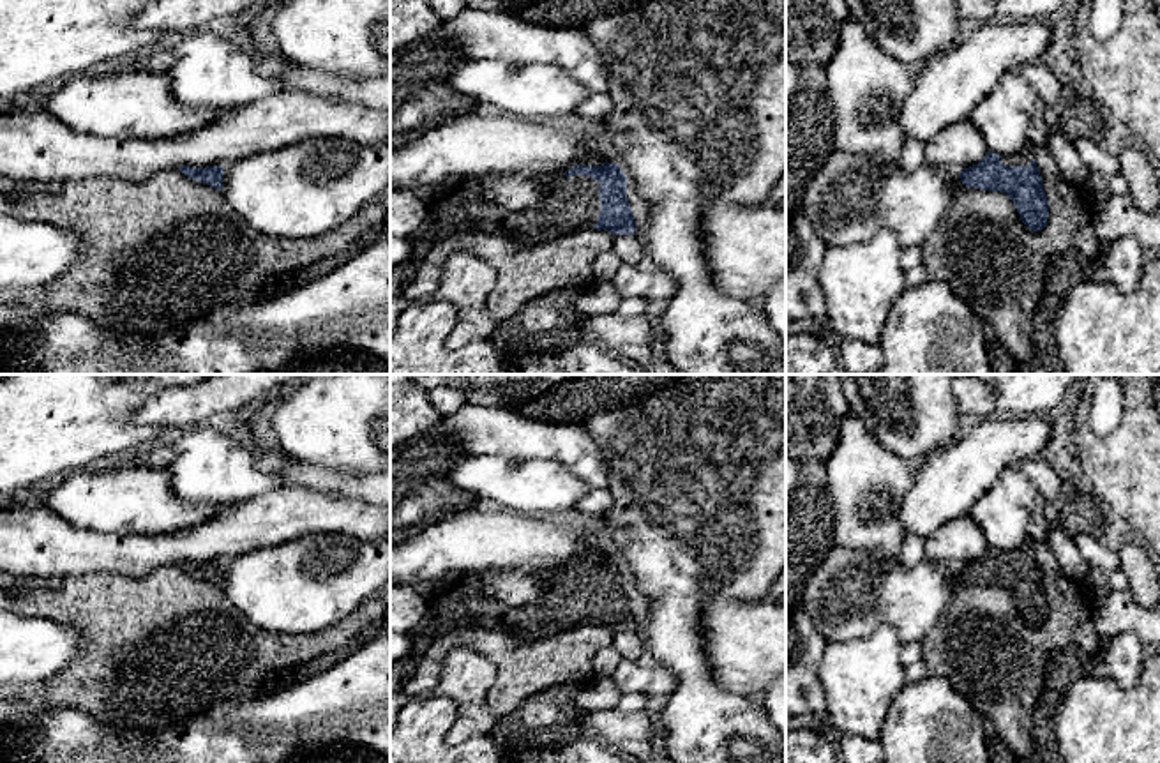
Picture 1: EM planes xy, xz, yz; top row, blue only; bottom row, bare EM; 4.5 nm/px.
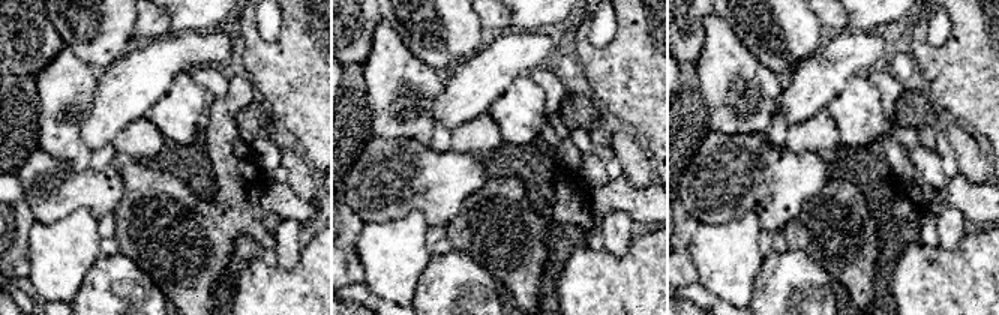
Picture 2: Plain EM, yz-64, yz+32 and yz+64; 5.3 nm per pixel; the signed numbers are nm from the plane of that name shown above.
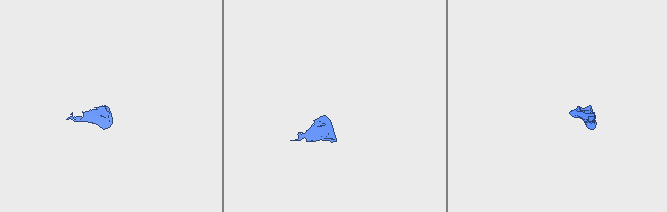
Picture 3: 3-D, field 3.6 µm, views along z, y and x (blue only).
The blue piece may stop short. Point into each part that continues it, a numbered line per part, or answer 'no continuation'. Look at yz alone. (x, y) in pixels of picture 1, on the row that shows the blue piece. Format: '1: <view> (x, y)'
1: yz (1024, 158)

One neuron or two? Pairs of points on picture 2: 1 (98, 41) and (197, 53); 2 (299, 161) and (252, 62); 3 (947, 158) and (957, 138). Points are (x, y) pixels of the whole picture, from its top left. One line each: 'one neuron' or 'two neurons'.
1: two neurons
2: two neurons
3: two neurons

